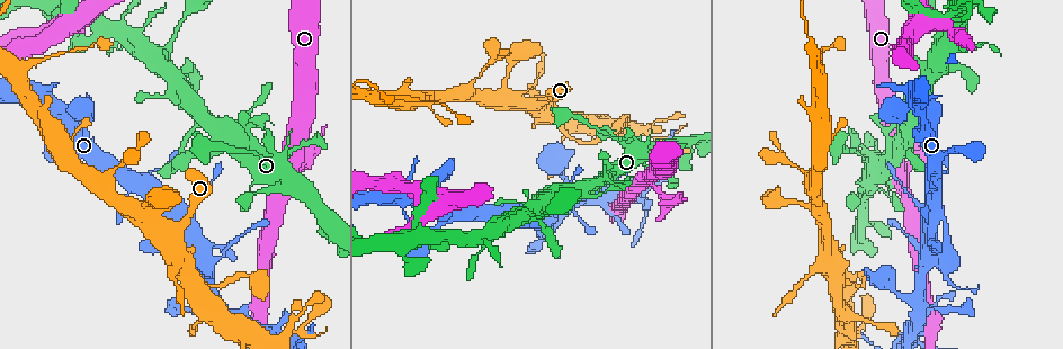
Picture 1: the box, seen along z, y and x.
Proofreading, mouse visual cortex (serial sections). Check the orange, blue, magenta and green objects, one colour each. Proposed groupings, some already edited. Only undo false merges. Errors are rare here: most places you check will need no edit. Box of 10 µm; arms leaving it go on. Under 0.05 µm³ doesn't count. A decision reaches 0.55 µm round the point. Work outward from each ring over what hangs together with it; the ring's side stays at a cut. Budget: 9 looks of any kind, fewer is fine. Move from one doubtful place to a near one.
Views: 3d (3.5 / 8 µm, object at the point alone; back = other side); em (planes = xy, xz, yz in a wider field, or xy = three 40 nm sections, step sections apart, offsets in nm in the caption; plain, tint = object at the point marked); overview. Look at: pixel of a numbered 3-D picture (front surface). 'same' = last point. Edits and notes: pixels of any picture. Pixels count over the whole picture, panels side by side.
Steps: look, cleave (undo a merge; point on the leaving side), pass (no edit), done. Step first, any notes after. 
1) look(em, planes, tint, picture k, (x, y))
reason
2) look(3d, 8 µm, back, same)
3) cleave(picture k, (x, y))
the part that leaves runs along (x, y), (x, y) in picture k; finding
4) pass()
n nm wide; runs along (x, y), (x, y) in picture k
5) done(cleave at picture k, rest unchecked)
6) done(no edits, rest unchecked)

look(3d, 3.5 µm, back, picture 1, (291, 162))
a narrow waist

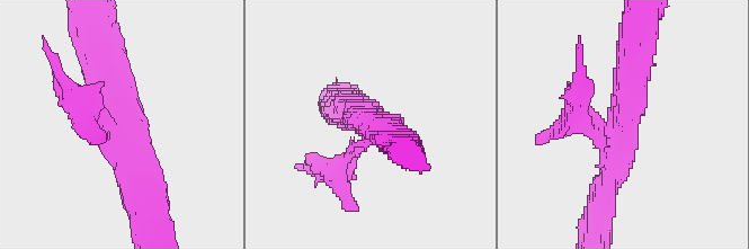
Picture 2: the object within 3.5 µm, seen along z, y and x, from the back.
look(em, xy, step 3, tint, picture 2, (623, 126))

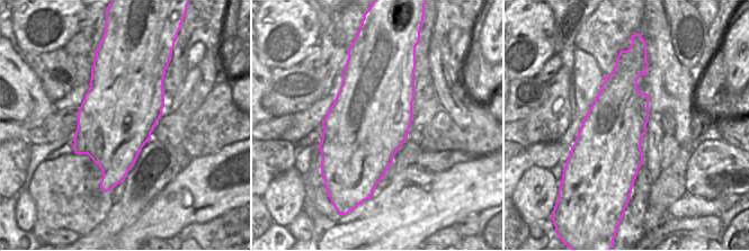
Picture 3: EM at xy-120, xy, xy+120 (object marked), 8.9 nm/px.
cleave(picture 2, (85, 125))
arms of 150, 400, 500 nm; the part that leaves runs along (100, 124), (62, 82), (45, 41) in picture 2; a second cell is stuck on

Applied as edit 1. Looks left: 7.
look(3d, 8 µm, picture 1, (201, 283))
a fork

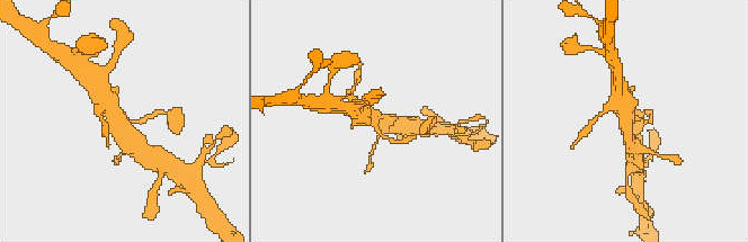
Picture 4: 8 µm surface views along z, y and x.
look(em, planes, tint, same)

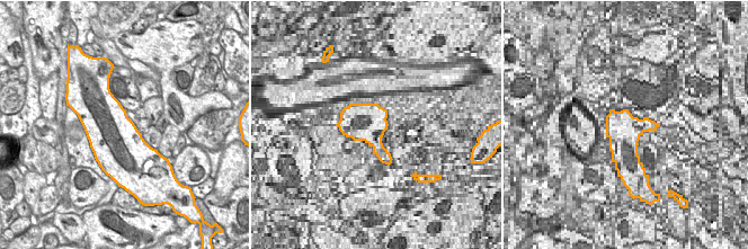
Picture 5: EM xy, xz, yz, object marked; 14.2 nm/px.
pass()
700 nm wide; runs along (104, 92), (122, 128), (137, 146) in picture 4; one cell here

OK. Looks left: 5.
look(3d, 3.5 µm, picture 1, (918, 297))
narrows sharply

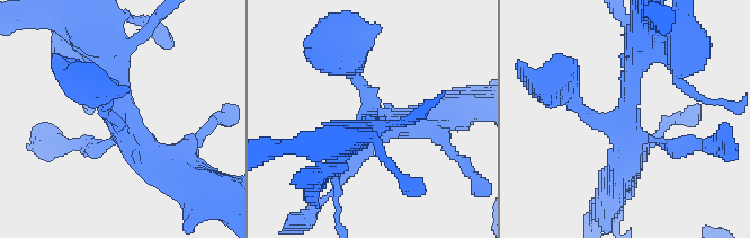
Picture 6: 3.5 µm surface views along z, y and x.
look(em, planes, tint, picture 6, (626, 116))
need the tissue

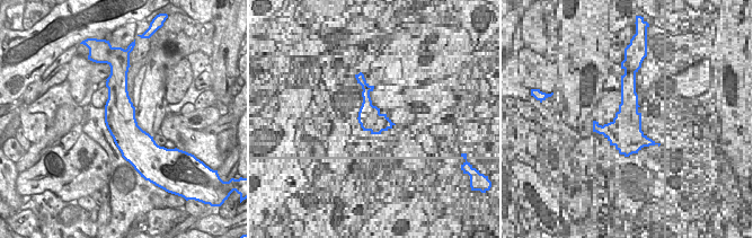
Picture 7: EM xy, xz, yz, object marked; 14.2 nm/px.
pass()
arms of 150, 150, 300, 350 nm; runs along (100, 47), (118, 124), (170, 169) in picture 6; all the same cell

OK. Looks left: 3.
look(3d, 3.5 µm, picture 1, (819, 76))
calibre changes

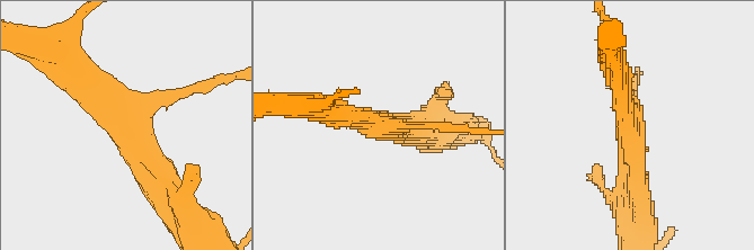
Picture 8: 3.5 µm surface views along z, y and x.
look(em, xy, step 1, tint, picture 8, (631, 122))
3 arms; arms of 150, 300, 350 nm; shape alone is not enough

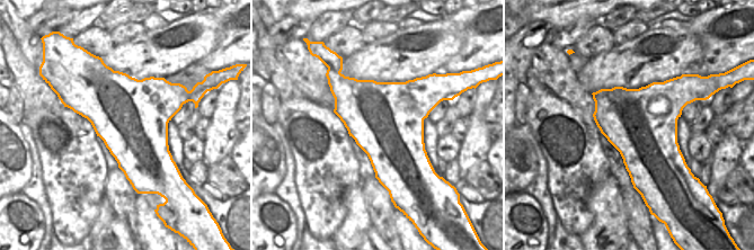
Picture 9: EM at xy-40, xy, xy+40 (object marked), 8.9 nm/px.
look(em, xy, step 3, tint, same)

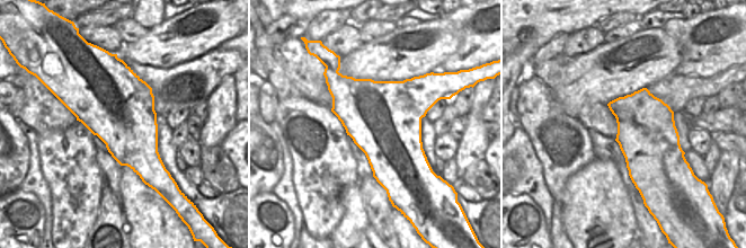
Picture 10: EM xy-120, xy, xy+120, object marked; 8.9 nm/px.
pass()
runs along (165, 186), (127, 123), (79, 68) in picture 8; one cell here

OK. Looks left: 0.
done(cleave at picture 2, rest unchecked)

